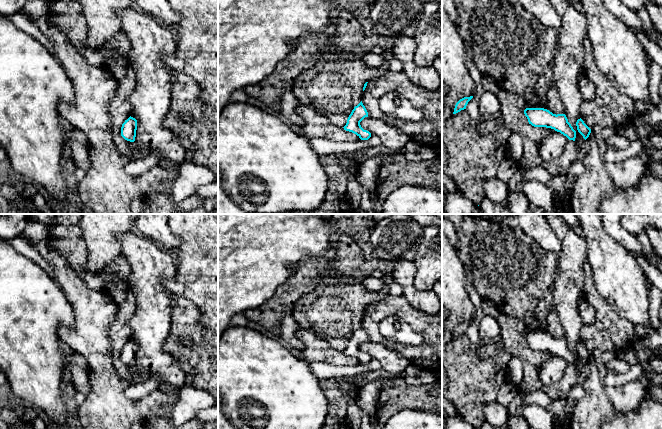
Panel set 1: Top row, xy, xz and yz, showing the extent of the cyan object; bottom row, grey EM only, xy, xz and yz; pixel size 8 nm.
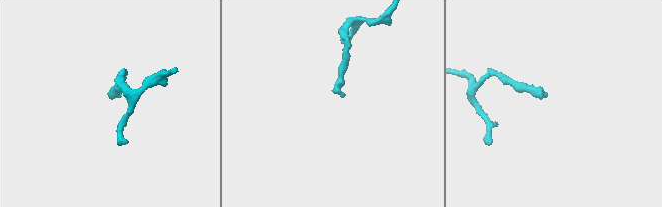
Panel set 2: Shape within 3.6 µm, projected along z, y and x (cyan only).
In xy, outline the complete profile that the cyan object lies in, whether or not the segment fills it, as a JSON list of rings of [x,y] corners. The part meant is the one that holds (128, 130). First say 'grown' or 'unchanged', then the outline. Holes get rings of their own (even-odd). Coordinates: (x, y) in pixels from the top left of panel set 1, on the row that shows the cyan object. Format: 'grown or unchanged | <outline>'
unchanged | [[[130,116],[122,124],[121,136],[127,141],[134,142],[136,137],[136,130],[137,130],[137,120]]]

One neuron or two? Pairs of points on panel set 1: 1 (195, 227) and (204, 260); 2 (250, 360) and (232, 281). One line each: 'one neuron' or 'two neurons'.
1: one neuron
2: two neurons

